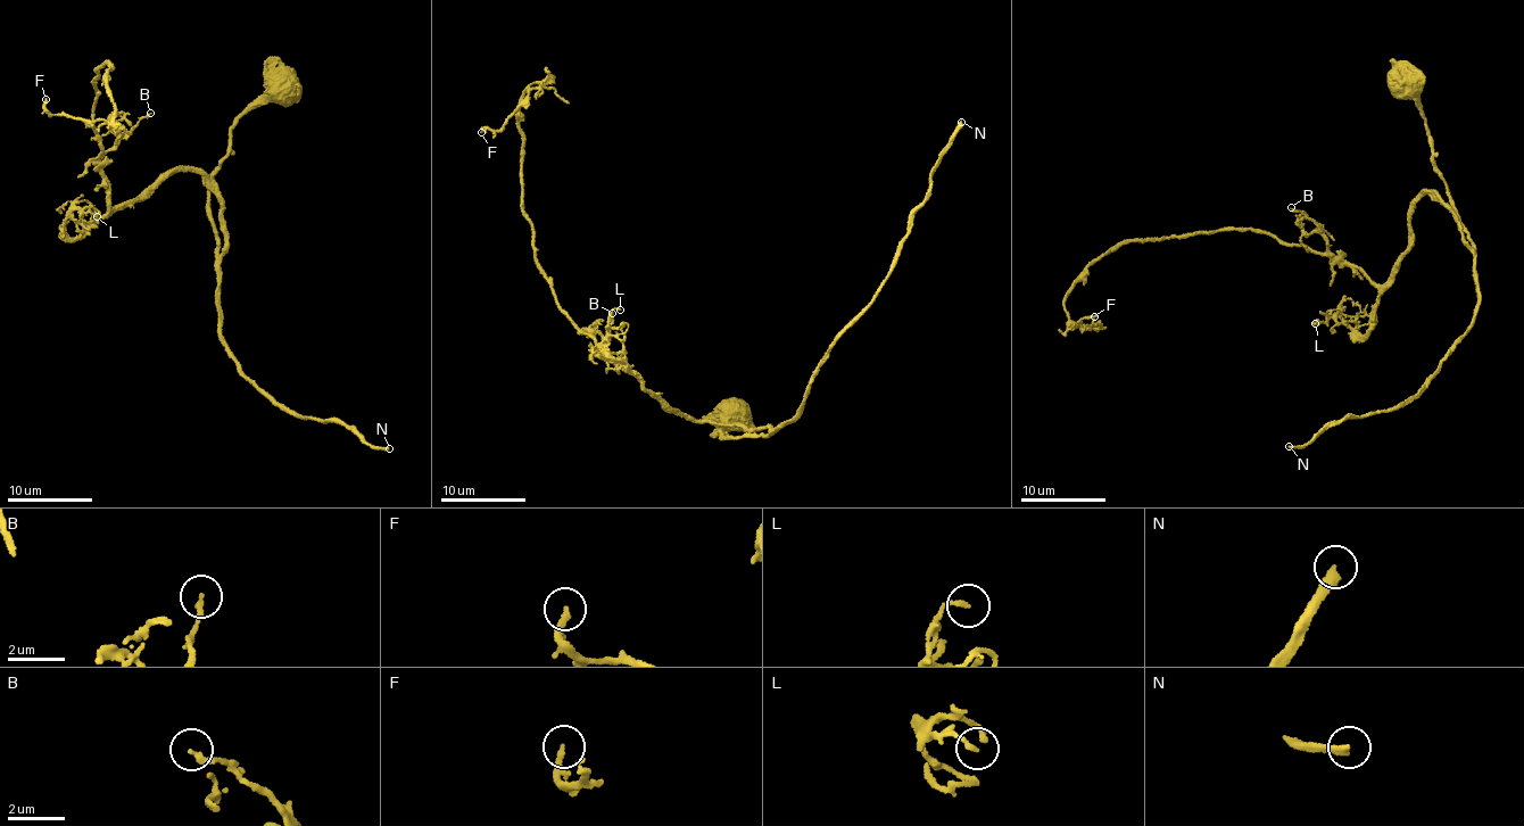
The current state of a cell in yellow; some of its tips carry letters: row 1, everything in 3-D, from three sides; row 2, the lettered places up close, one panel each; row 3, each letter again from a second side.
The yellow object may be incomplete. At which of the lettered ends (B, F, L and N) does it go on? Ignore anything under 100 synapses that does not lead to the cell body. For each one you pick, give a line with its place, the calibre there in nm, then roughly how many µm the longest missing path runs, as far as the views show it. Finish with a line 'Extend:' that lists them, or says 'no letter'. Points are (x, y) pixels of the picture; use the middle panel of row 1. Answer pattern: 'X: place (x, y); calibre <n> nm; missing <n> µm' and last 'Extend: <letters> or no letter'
N: place (961, 122); calibre 260 nm; missing 300 µm
Extend: N

